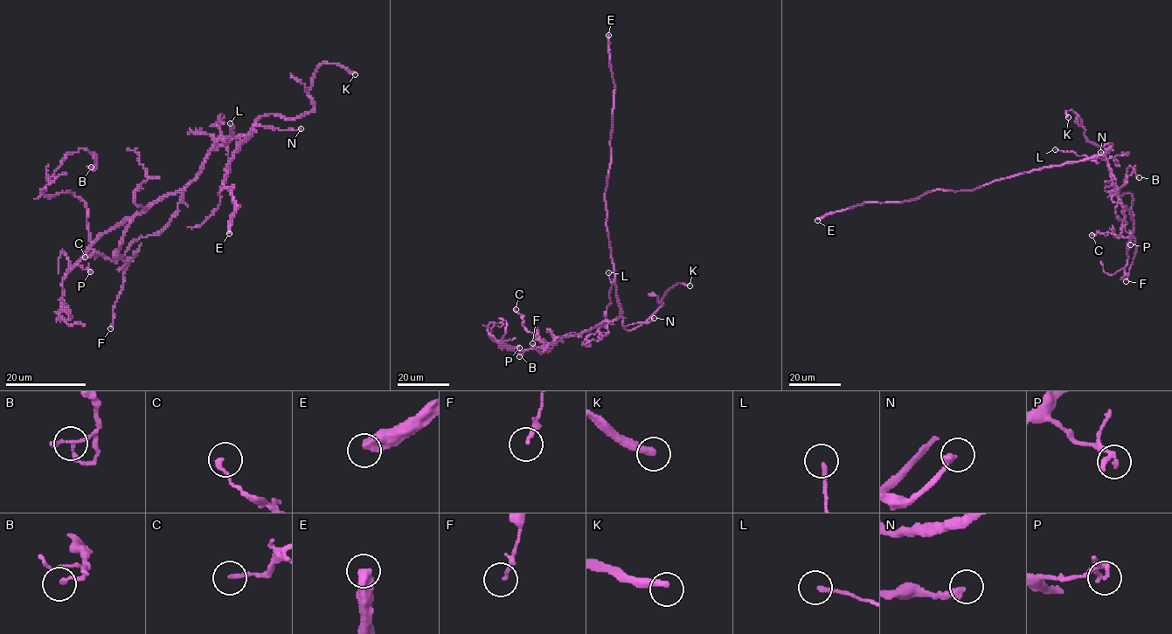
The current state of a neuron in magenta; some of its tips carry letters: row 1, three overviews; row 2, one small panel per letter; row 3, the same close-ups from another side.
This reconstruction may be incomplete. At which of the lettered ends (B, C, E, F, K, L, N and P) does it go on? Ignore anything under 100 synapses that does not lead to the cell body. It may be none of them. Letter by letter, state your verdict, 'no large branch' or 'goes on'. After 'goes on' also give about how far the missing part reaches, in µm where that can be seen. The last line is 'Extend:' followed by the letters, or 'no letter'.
B: no large branch
C: no large branch
E: goes on | 190 µm
F: no large branch
K: goes on | 35 µm
L: no large branch
N: no large branch
P: no large branch
Extend: E, K

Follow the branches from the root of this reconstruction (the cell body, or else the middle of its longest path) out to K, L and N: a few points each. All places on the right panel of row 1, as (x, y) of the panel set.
K: (1080, 161), (1105, 155), (1112, 144), (1096, 146), (1089, 141), (1082, 119), (1072, 110), (1065, 112), (1068, 117)
L: (1080, 161), (1103, 157), (1092, 161), (1072, 152), (1055, 149)
N: (1080, 161), (1106, 155), (1108, 151), (1100, 152)

